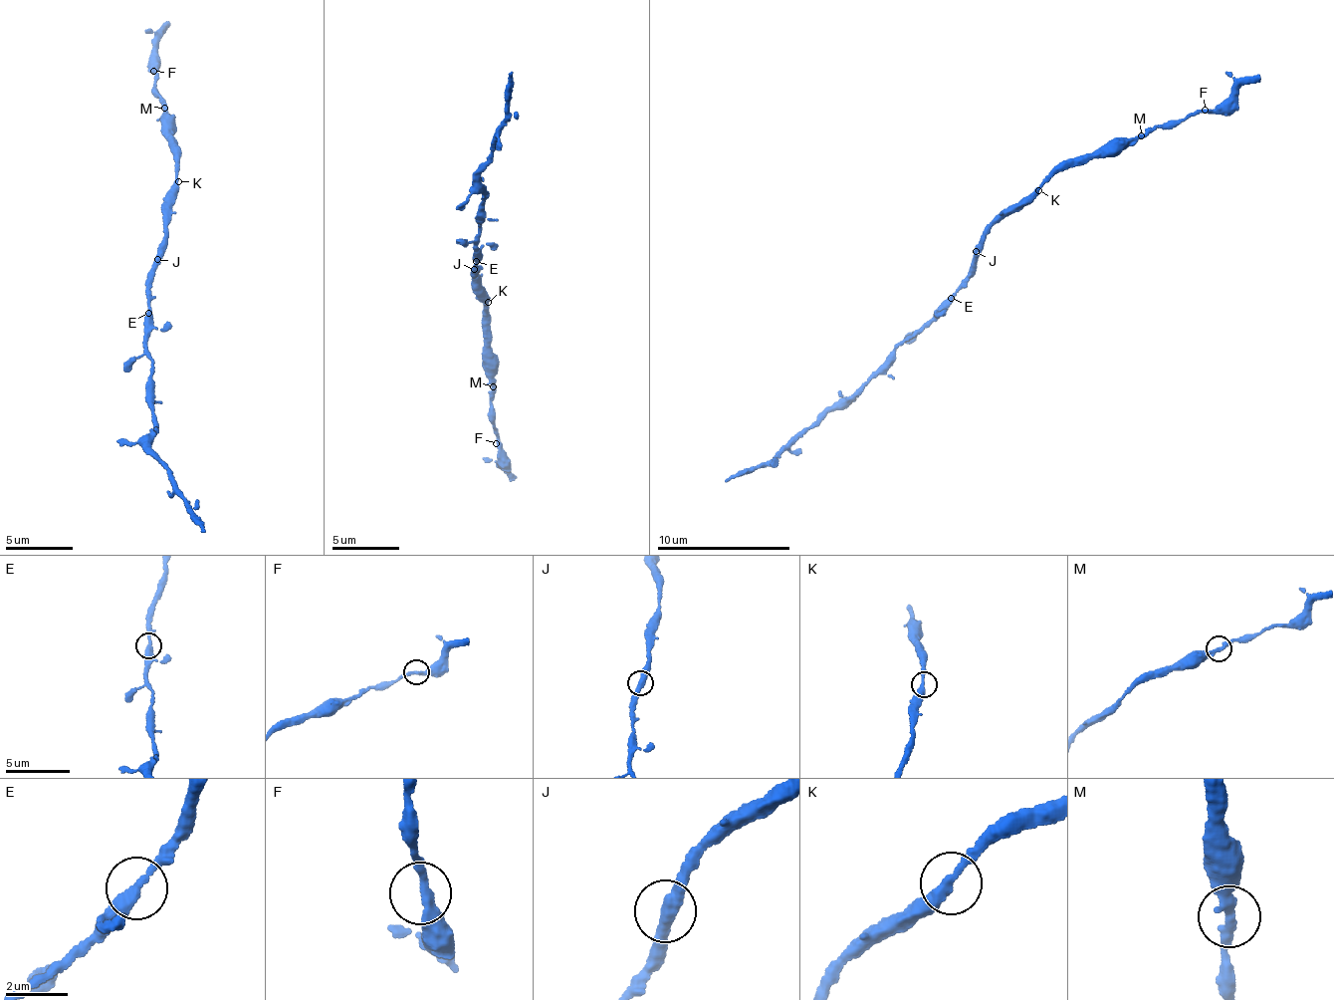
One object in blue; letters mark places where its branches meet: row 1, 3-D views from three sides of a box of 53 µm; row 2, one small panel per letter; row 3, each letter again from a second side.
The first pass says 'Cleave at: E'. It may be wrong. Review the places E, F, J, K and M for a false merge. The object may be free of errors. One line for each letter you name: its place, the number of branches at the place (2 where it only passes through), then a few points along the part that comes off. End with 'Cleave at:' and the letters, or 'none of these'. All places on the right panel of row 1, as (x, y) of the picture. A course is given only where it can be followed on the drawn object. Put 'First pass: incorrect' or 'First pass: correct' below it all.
Cleave at: none of these
First pass: incorrect

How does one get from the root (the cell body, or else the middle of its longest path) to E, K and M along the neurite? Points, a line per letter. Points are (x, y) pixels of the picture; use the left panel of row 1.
E: (159, 262), (154, 270), (149, 314)
K: (159, 262), (159, 245), (163, 238), (161, 218), (178, 181)
M: (159, 262), (159, 245), (163, 238), (162, 210), (177, 177), (176, 146), (165, 132), (161, 116), (164, 108)

